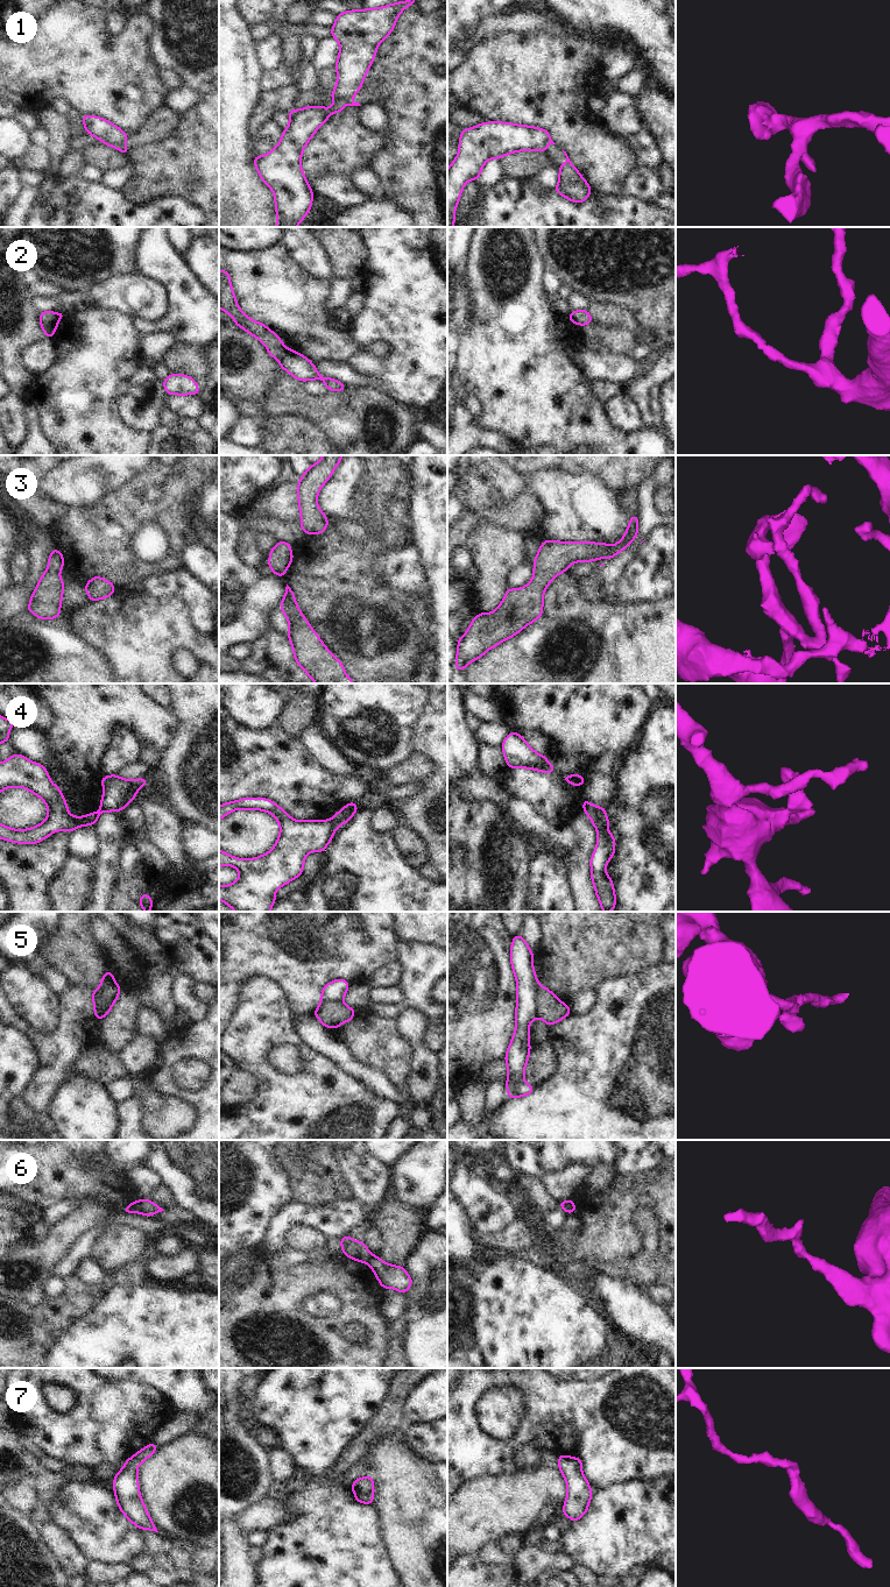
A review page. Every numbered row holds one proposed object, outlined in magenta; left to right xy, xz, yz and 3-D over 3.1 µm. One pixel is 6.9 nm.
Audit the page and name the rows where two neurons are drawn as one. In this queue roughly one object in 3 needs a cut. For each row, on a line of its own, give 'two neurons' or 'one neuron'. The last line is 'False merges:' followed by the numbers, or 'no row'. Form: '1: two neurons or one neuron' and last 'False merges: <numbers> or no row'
1: two neurons
2: two neurons
3: one neuron
4: two neurons
5: two neurons
6: two neurons
7: two neurons
False merges: 1, 2, 4, 5, 6, 7

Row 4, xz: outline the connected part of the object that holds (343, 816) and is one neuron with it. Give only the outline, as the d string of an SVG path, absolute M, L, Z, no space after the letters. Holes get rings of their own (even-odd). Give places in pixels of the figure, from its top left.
M348 802L340 812L335 813L335 815L331 819L334 828L341 827L342 823L347 823L358 812L358 806L355 802Z

